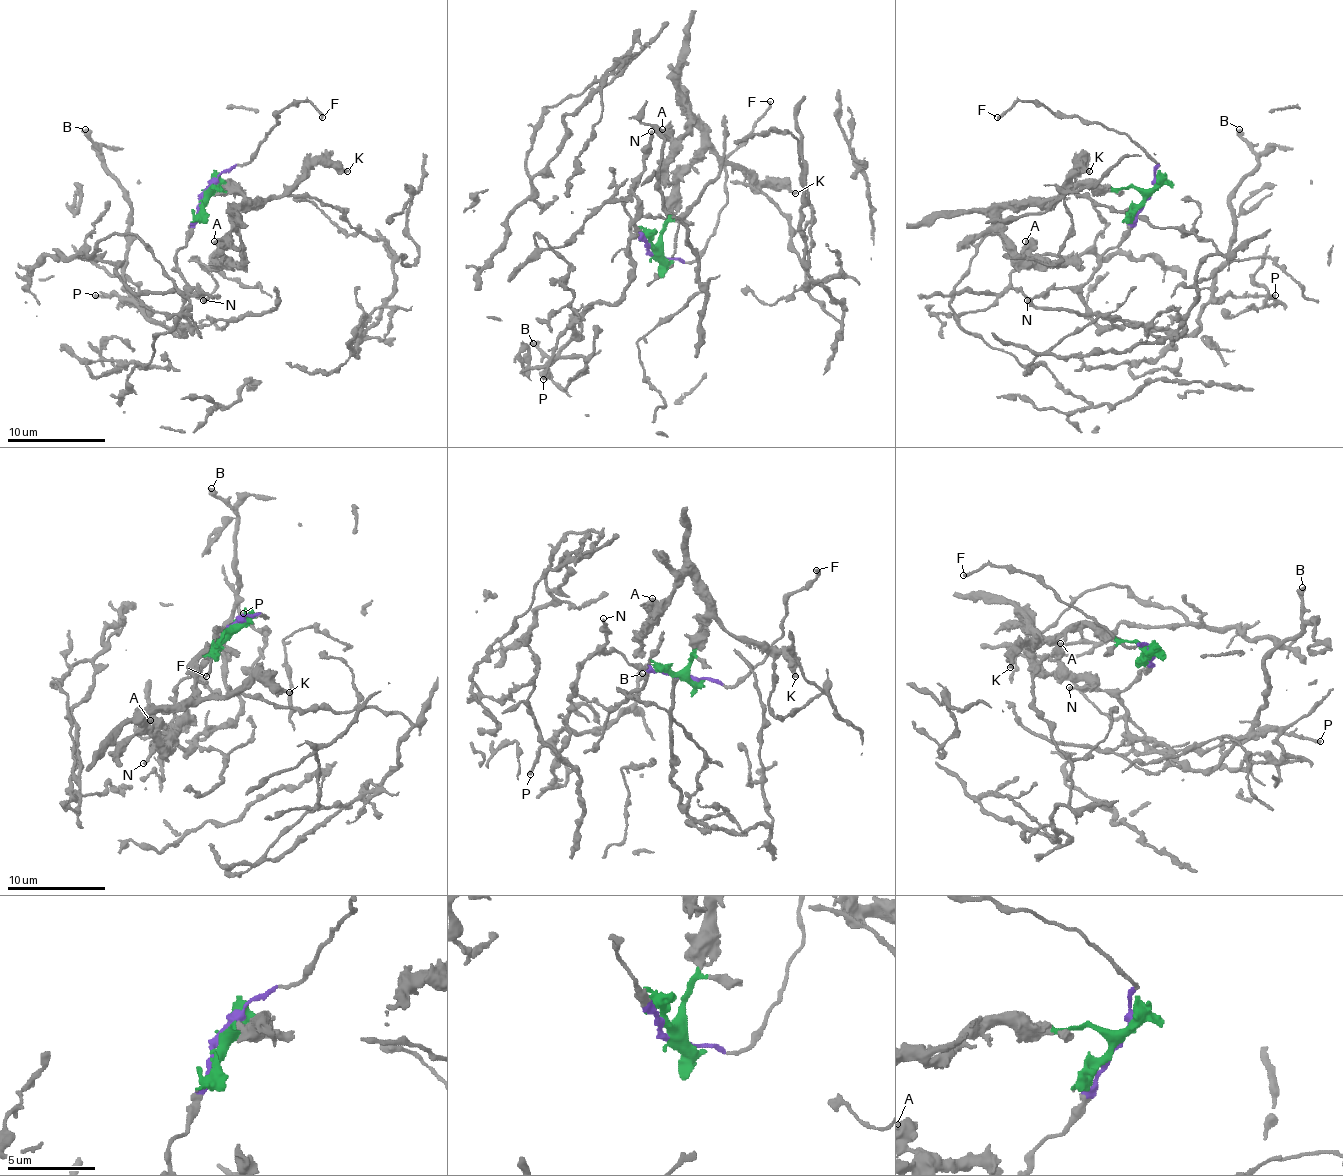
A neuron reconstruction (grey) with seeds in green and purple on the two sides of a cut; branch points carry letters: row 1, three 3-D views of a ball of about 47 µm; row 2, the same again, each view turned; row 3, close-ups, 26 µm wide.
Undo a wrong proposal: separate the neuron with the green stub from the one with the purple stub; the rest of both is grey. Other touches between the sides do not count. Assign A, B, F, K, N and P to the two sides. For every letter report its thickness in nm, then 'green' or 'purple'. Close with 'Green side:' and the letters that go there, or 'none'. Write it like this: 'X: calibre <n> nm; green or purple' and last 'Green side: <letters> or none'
A: calibre 550 nm; green
B: calibre 440 nm; purple
F: calibre 200 nm; purple
K: calibre 320 nm; green
N: calibre 220 nm; purple
P: calibre 240 nm; purple
Green side: A, K

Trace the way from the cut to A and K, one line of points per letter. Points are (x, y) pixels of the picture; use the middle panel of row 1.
A: (654, 252), (673, 179), (698, 152), (700, 120), (683, 103), (688, 132), (678, 137), (661, 130)
K: (654, 252), (668, 216), (673, 184), (710, 147), (766, 181), (783, 181), (796, 194)

